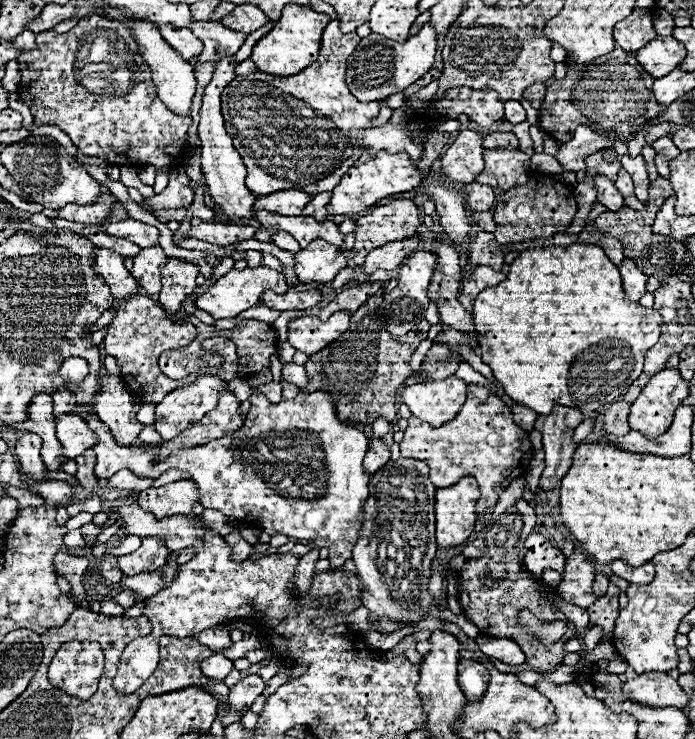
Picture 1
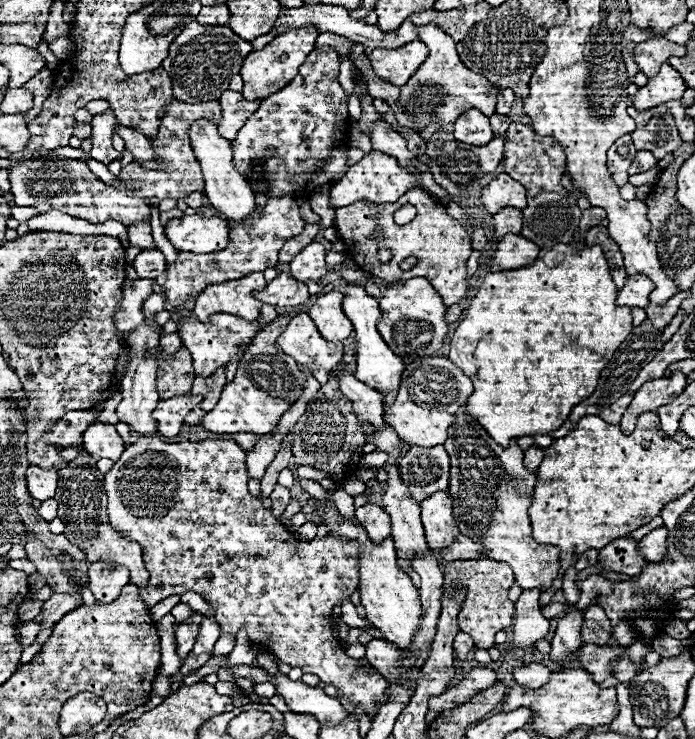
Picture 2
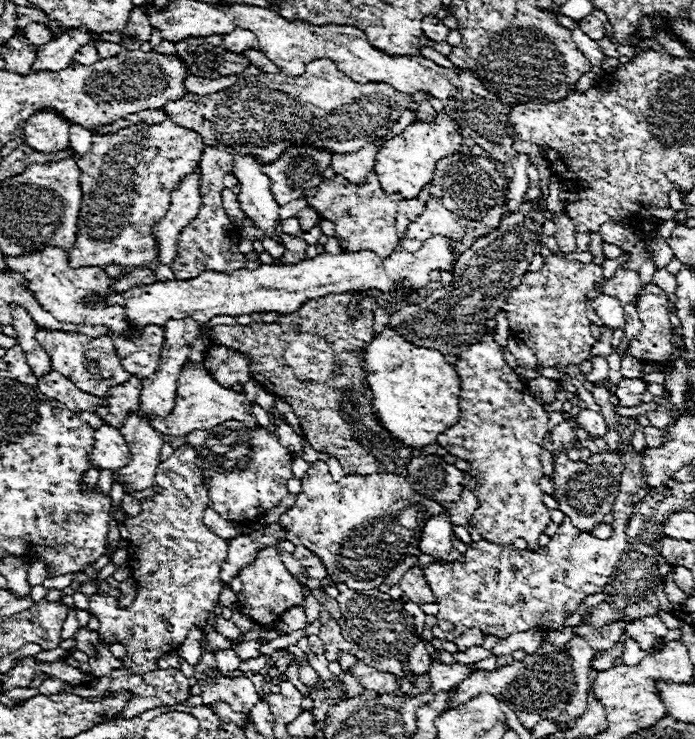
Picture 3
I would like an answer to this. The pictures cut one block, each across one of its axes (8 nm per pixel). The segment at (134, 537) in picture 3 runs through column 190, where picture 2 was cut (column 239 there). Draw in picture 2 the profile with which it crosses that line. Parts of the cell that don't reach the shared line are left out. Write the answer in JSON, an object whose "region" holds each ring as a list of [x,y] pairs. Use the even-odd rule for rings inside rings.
{"region":[[[140,436],[138,442],[134,442],[132,446],[128,446],[124,450],[124,454],[120,456],[120,460],[112,466],[112,470],[106,474],[104,478],[104,488],[106,488],[106,496],[108,496],[108,516],[110,516],[110,524],[114,526],[116,532],[120,532],[124,538],[128,540],[134,540],[138,544],[142,544],[142,550],[144,550],[144,564],[146,564],[146,570],[150,574],[148,578],[148,586],[146,588],[140,588],[140,598],[142,602],[152,608],[156,606],[162,598],[166,596],[172,596],[172,594],[186,594],[186,592],[198,592],[198,594],[206,594],[206,600],[208,604],[216,610],[216,616],[214,620],[220,624],[222,628],[222,634],[236,634],[240,628],[246,628],[248,636],[252,638],[252,642],[268,652],[272,652],[276,658],[284,660],[288,666],[292,668],[302,668],[304,672],[310,672],[310,674],[316,674],[320,676],[322,682],[326,684],[334,684],[342,696],[346,696],[350,700],[350,704],[362,704],[372,716],[378,712],[378,708],[386,702],[388,694],[388,686],[390,682],[382,676],[370,676],[370,674],[356,674],[358,666],[362,664],[362,660],[354,660],[354,658],[348,658],[342,644],[332,636],[332,626],[330,626],[330,620],[332,620],[332,608],[334,606],[340,606],[346,598],[350,598],[356,590],[356,584],[358,584],[358,566],[356,566],[356,560],[358,560],[358,542],[352,540],[352,542],[342,542],[342,540],[336,540],[334,536],[324,536],[324,538],[314,538],[314,540],[308,540],[308,542],[300,542],[294,538],[292,532],[288,532],[274,516],[270,510],[266,510],[262,506],[262,502],[252,496],[246,488],[248,484],[248,472],[246,472],[246,454],[240,450],[238,444],[234,444],[232,440],[202,440],[202,442],[180,442],[180,444],[166,444],[162,442],[158,436]]]}

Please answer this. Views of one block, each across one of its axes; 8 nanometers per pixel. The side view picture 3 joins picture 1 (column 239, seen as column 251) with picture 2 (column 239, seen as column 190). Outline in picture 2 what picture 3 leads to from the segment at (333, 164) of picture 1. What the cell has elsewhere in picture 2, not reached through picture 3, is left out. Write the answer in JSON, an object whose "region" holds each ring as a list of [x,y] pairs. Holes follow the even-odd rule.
{"region":[[[226,90],[220,96],[220,106],[222,106],[222,122],[218,124],[218,132],[226,140],[232,140],[236,138],[236,132],[240,130],[240,126],[244,126],[244,122],[258,110],[260,100],[248,102],[246,98],[242,98],[240,92]]]}

